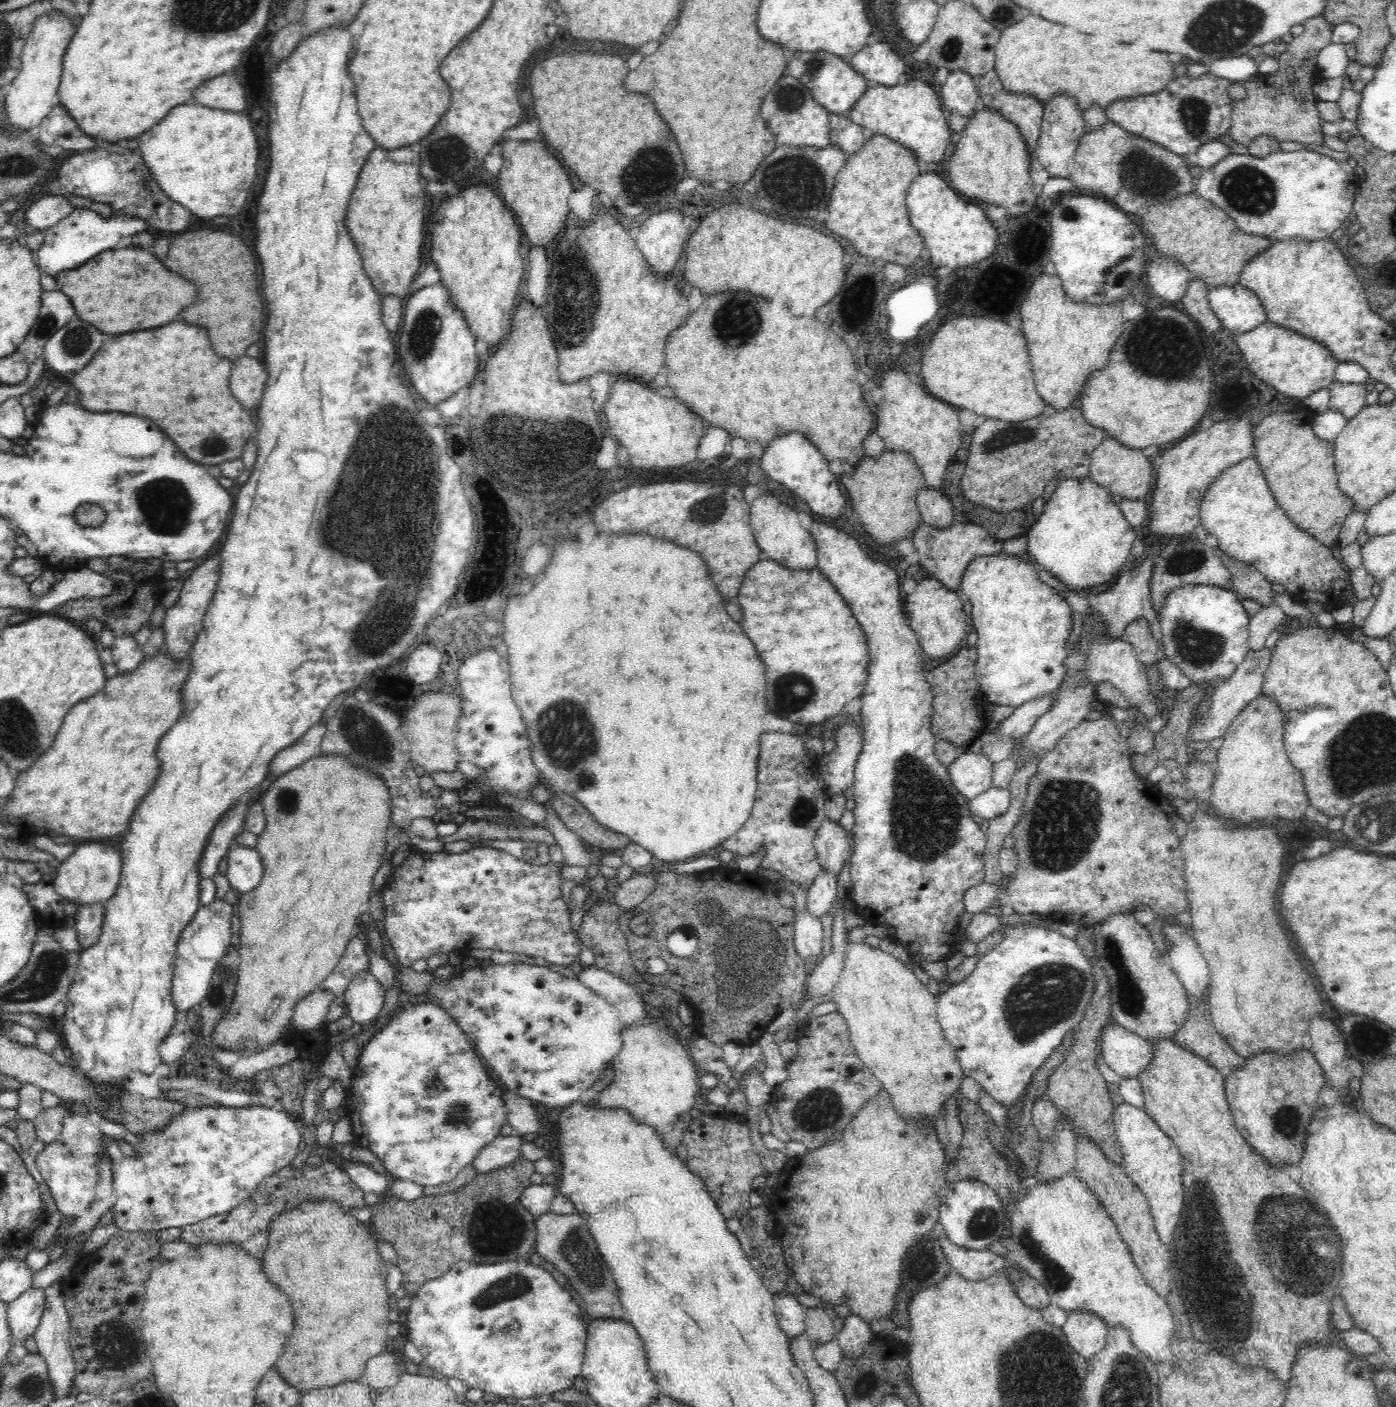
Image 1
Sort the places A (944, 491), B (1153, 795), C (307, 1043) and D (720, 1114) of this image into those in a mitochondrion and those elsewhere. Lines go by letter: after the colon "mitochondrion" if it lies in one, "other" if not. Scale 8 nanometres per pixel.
A: other
B: other
C: other
D: other

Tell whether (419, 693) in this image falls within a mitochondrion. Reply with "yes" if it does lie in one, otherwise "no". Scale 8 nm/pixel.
no

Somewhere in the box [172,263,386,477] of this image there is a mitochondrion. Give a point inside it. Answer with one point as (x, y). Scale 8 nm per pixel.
(212, 445)

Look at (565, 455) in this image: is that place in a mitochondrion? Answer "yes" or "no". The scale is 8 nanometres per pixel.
yes

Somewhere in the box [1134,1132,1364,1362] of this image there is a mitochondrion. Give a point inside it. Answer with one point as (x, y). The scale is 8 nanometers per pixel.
(1290, 1233)

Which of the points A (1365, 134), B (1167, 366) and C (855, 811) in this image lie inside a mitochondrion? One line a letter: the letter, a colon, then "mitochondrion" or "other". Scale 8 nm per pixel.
A: other
B: mitochondrion
C: other

